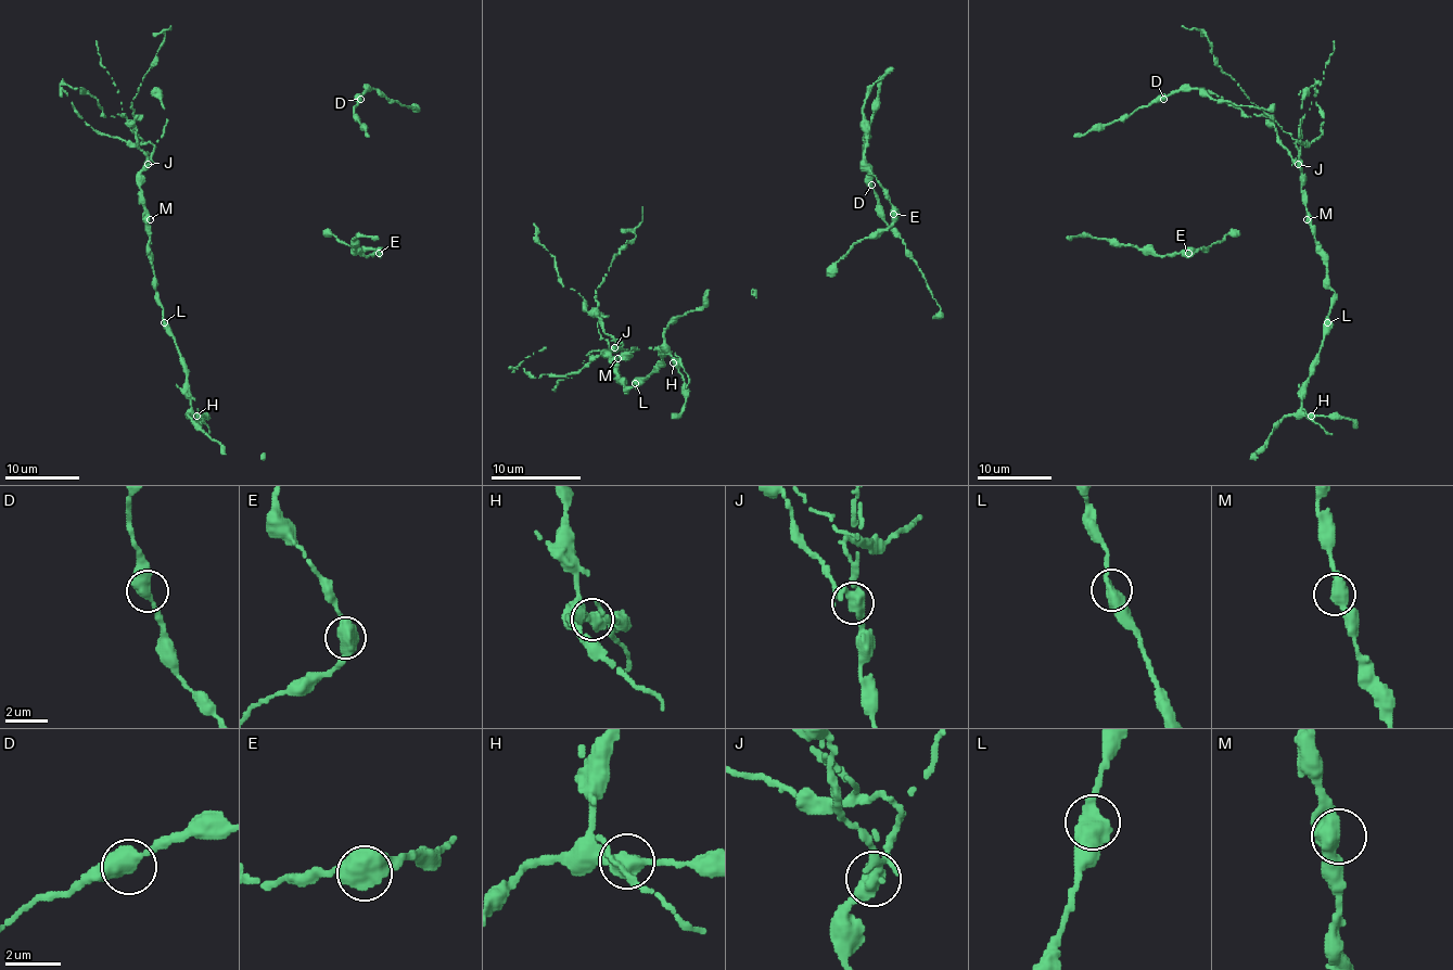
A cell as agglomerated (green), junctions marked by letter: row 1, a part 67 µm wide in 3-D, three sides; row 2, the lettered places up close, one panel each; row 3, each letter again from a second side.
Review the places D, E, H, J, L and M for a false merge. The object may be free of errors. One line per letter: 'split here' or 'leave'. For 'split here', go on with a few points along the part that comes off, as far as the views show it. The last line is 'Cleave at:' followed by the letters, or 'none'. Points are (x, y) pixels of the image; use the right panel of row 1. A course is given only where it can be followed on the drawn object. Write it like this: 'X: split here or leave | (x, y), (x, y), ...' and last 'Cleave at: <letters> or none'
D: leave
E: leave
H: leave
J: split here | (1298, 164), (1281, 143), (1274, 120), (1222, 71), (1208, 39), (1194, 28), (1182, 26)
L: leave
M: leave
Cleave at: J

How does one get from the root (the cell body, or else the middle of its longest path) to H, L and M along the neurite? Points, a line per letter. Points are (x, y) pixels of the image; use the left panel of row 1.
H: (137, 140), (150, 162), (140, 174), (140, 200), (157, 302), (185, 367), (196, 416)
L: (137, 140), (137, 145), (150, 162), (140, 174), (140, 200), (145, 213), (157, 302), (164, 322)
M: (137, 140), (137, 145), (150, 162), (140, 174), (140, 200), (150, 219)

